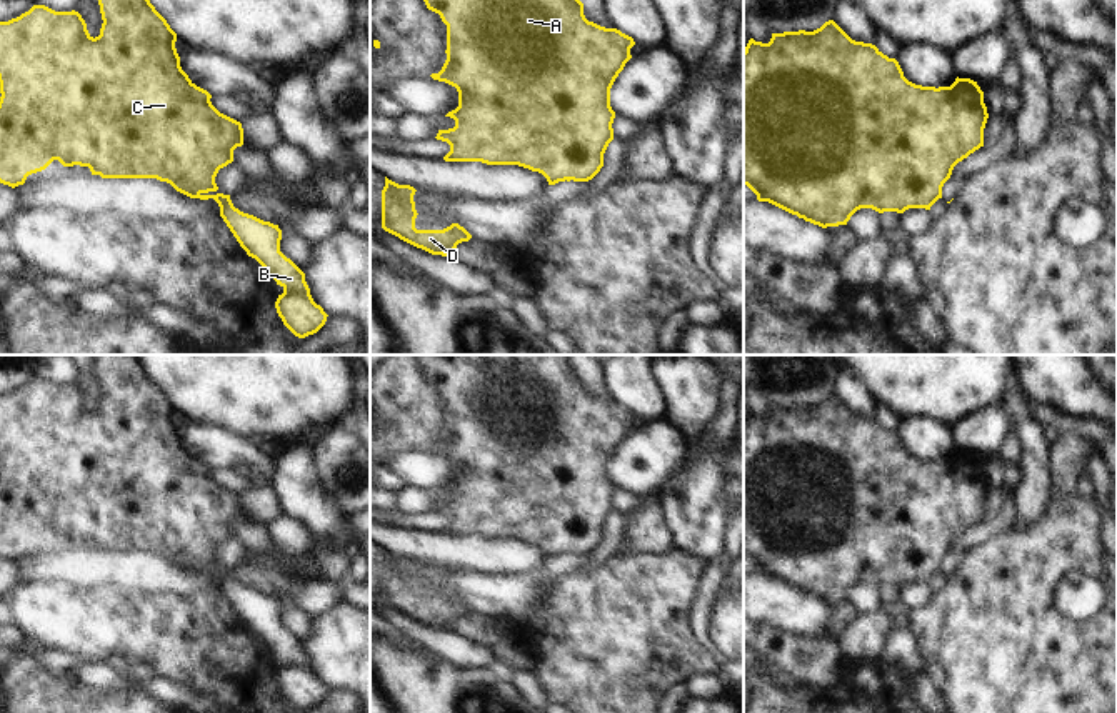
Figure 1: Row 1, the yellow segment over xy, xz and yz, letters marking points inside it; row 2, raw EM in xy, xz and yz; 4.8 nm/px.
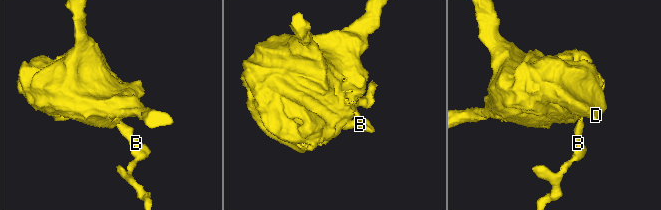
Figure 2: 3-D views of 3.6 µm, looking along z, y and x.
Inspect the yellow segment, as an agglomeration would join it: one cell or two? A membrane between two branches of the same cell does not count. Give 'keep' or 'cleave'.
cleave

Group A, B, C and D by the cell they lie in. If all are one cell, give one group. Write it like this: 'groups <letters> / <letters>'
groups A C D / B

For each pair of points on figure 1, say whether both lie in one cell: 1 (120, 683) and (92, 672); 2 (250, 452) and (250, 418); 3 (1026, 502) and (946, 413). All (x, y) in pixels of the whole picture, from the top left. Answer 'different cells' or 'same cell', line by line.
1: same cell
2: different cells
3: different cells

